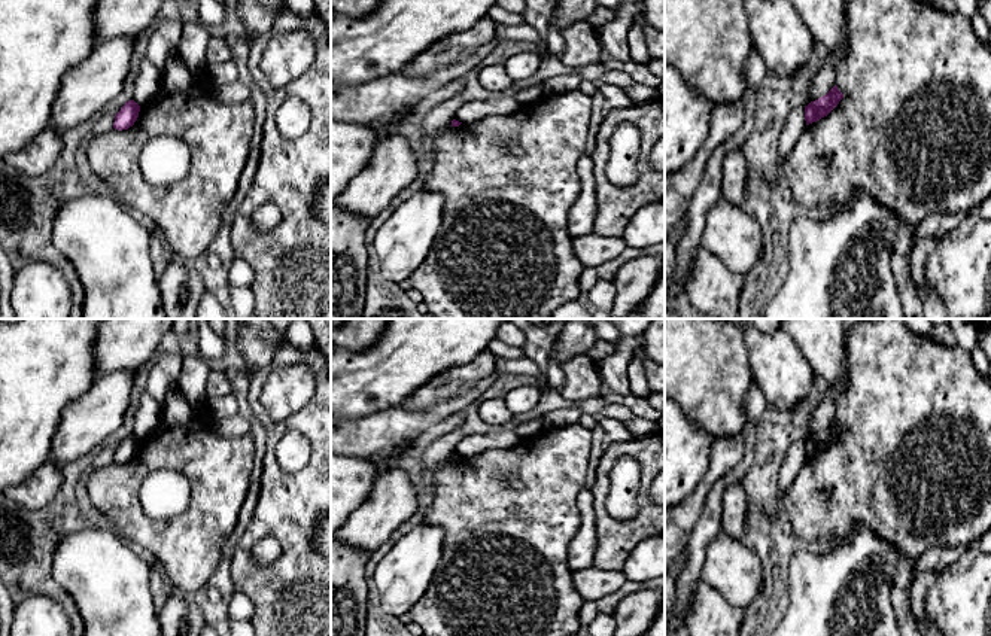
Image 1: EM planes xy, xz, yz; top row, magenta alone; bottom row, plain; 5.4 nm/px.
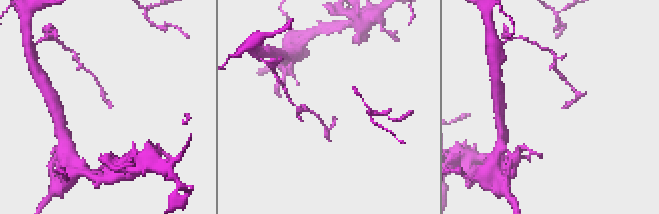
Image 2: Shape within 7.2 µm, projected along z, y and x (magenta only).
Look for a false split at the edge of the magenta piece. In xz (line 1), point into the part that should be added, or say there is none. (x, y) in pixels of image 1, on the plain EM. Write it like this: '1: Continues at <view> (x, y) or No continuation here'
1: No continuation here

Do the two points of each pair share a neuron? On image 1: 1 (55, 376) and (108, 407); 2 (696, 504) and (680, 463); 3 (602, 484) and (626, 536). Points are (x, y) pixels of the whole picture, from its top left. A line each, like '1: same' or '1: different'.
1: different
2: different
3: same

